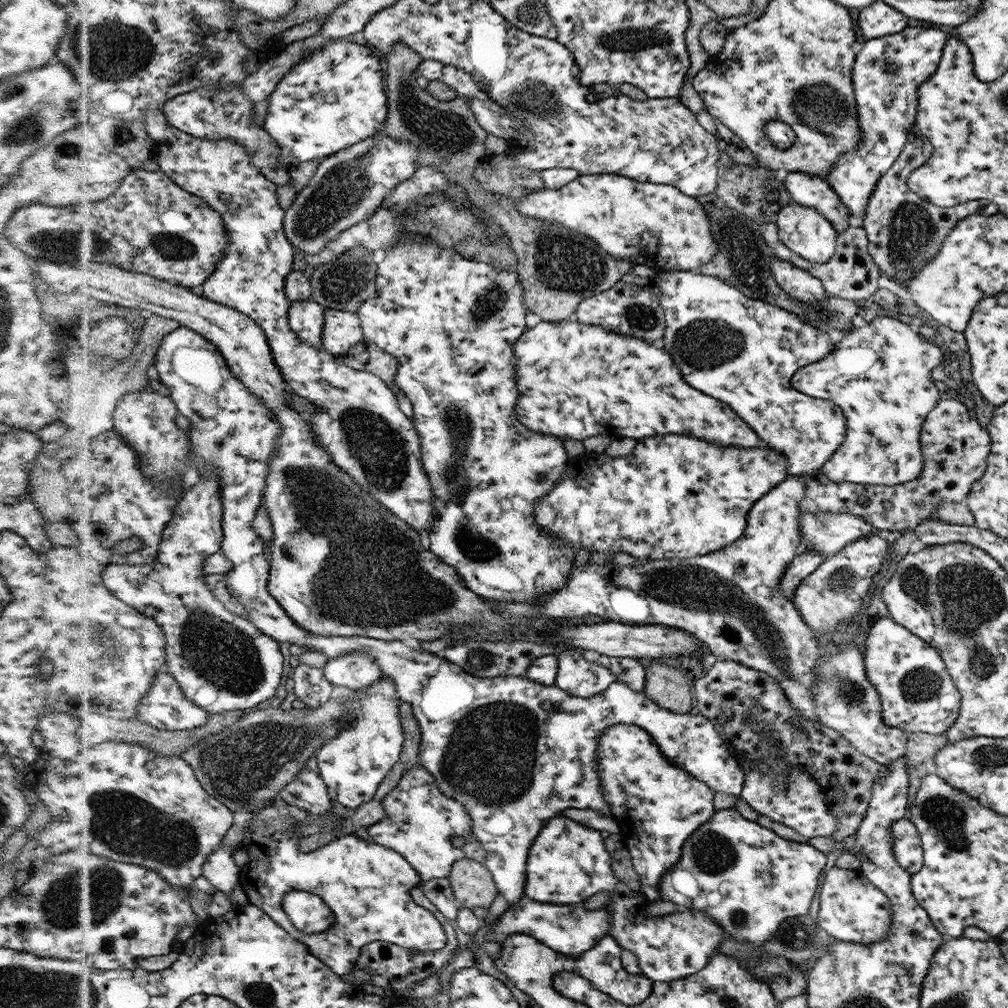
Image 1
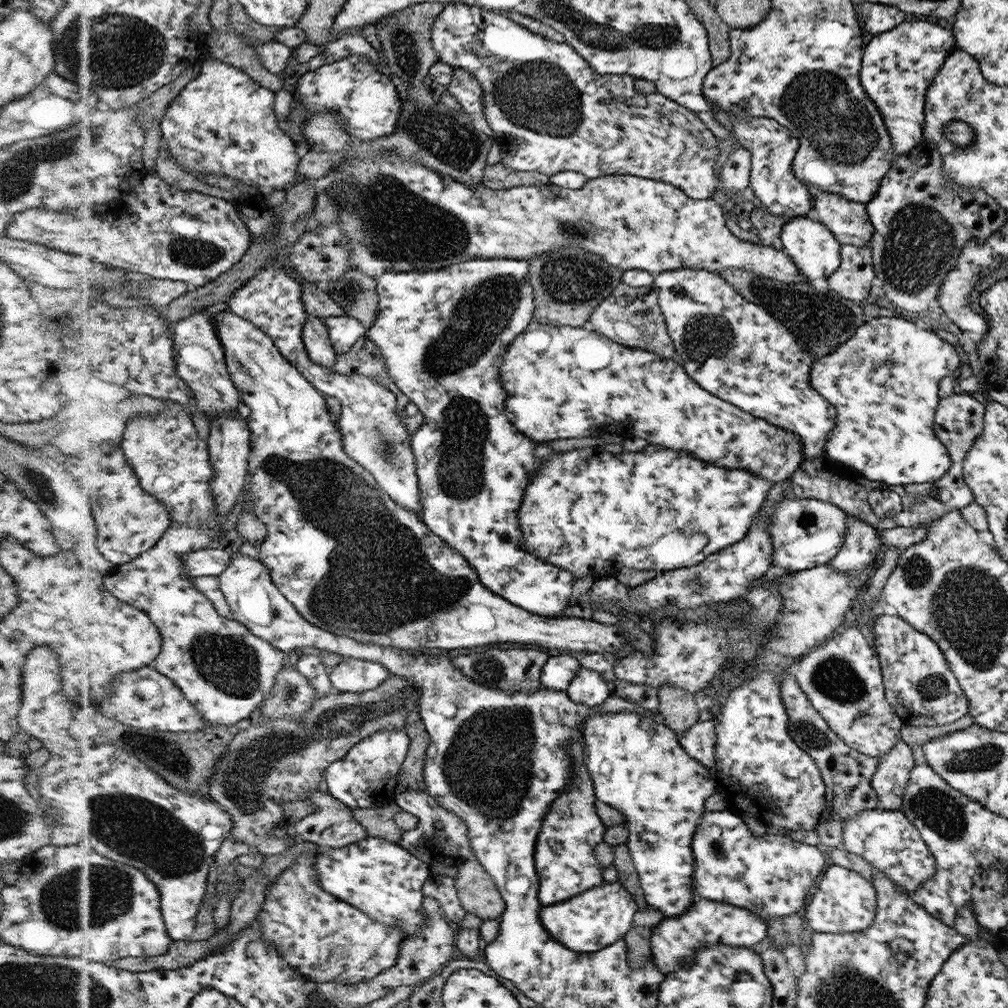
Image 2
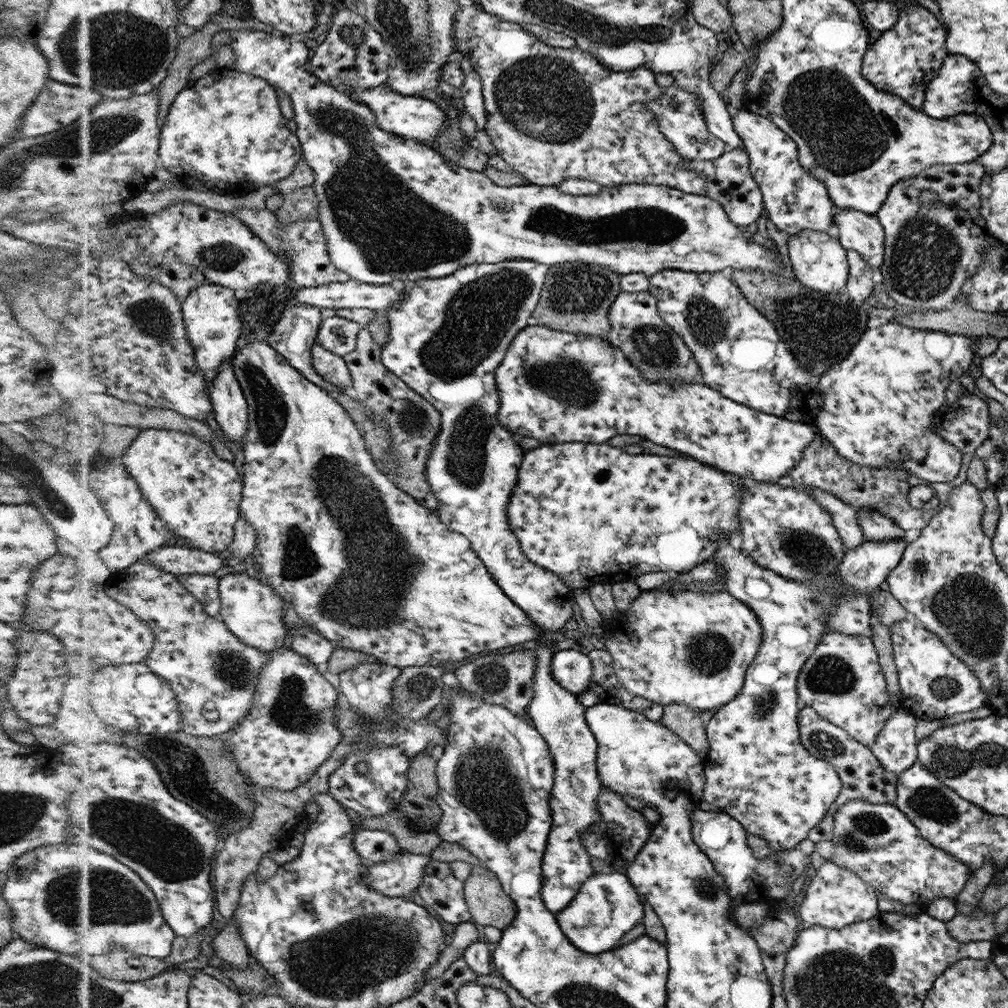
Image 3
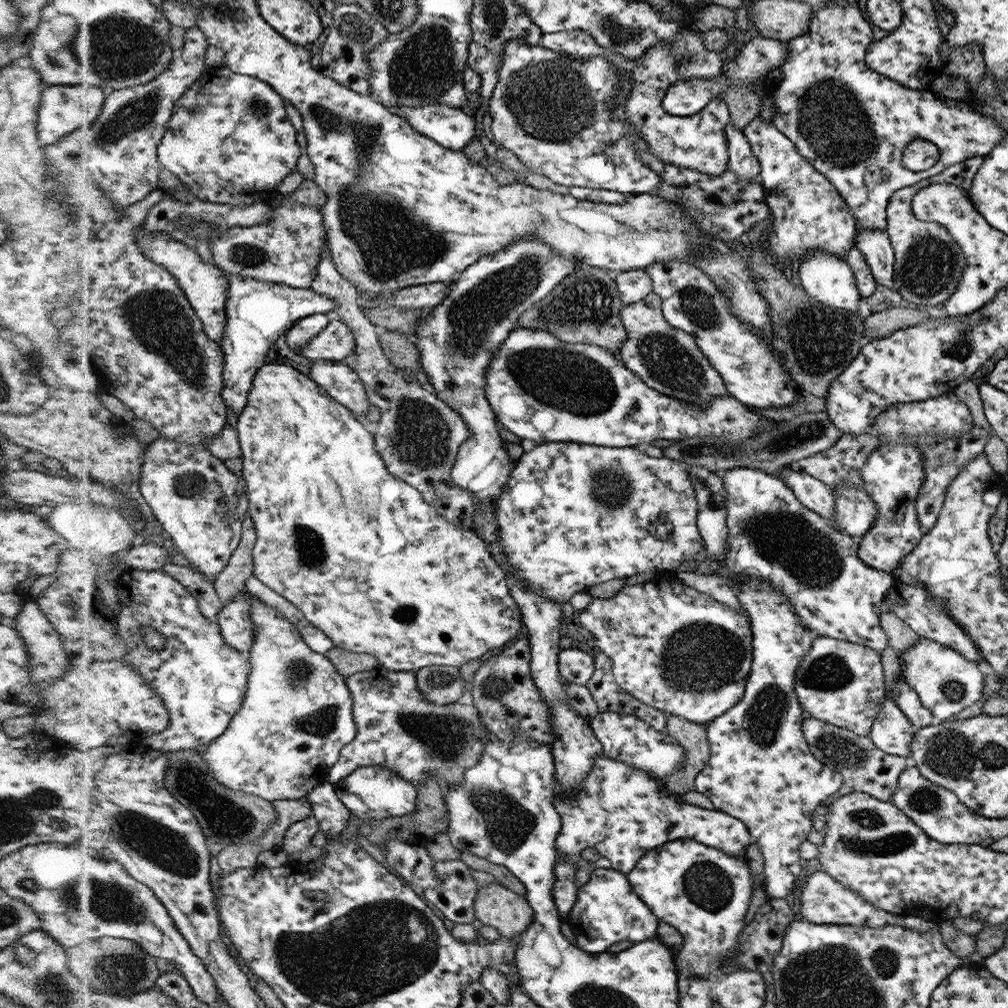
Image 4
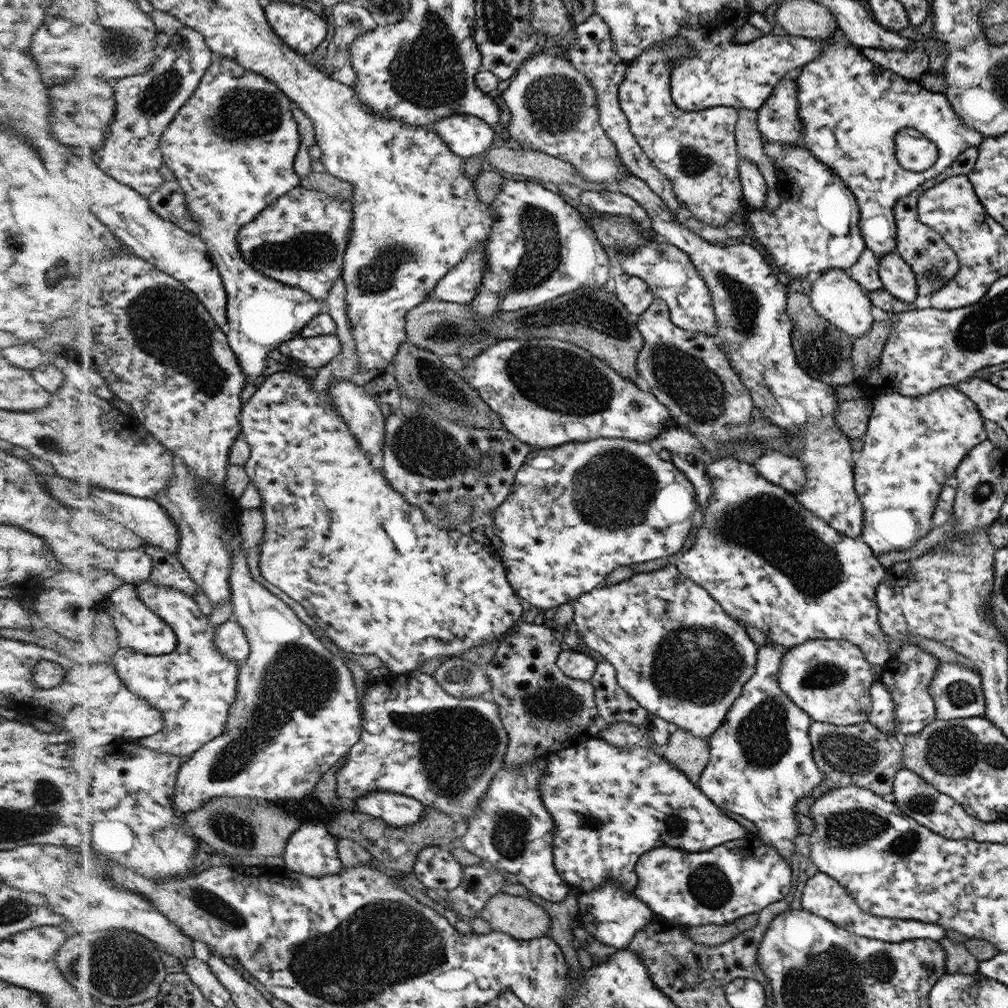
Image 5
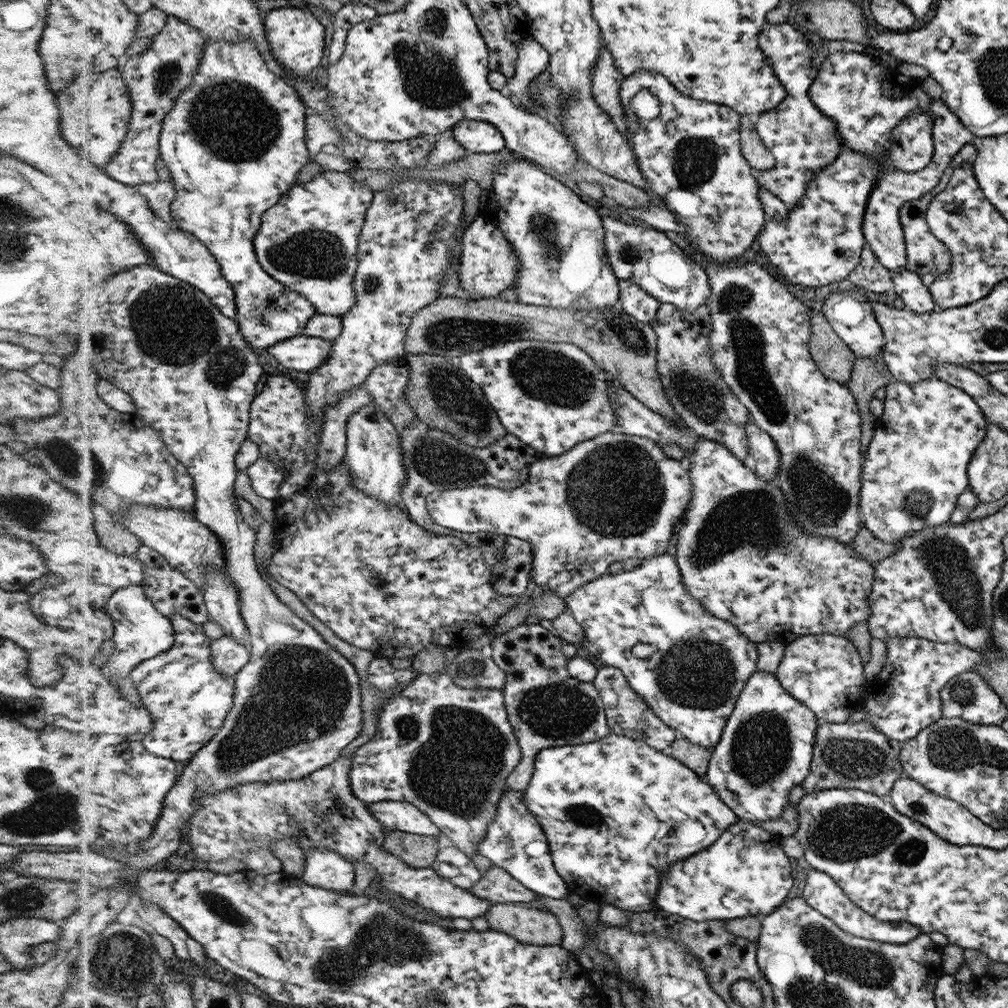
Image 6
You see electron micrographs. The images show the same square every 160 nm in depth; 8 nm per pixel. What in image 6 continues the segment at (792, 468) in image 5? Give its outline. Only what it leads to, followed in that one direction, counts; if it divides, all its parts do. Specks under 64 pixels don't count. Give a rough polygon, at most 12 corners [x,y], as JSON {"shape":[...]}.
{"shape":[[749,420],[754,473],[772,481],[780,471],[781,456],[767,431]]}

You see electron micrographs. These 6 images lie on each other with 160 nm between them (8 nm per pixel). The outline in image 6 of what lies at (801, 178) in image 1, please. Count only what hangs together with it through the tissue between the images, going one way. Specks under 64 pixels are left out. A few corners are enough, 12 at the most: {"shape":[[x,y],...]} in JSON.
{"shape":[[907,267],[891,273],[894,295],[908,311],[929,313],[935,302],[919,274]]}

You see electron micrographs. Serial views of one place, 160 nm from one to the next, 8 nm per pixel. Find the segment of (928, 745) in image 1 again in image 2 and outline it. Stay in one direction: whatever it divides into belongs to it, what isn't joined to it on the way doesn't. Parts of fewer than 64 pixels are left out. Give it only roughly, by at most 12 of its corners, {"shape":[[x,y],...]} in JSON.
{"shape":[[972,716],[942,726],[904,724],[902,741],[910,747],[964,730],[973,723]]}

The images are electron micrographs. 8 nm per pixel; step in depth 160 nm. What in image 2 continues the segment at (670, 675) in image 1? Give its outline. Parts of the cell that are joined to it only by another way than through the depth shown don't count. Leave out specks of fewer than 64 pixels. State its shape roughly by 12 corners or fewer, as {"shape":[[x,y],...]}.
{"shape":[[662,685],[662,723],[684,734],[698,722],[694,696]]}

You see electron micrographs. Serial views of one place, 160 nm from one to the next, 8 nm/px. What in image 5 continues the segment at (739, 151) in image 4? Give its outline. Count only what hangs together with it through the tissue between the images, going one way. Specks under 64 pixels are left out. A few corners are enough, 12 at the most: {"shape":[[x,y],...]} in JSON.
{"shape":[[740,156],[739,179],[745,200],[765,206],[768,185],[763,174]]}

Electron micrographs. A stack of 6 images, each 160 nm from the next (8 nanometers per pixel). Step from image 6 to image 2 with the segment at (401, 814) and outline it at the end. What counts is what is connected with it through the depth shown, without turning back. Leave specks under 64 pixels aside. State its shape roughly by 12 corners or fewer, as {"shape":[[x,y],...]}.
{"shape":[[382,730],[326,772],[348,809],[394,803],[411,740]]}

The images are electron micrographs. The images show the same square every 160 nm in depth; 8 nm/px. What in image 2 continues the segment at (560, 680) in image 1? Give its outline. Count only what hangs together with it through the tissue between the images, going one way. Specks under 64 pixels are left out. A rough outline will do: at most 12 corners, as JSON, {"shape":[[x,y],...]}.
{"shape":[[580,667],[568,685],[572,702],[594,708],[611,692],[598,672]]}

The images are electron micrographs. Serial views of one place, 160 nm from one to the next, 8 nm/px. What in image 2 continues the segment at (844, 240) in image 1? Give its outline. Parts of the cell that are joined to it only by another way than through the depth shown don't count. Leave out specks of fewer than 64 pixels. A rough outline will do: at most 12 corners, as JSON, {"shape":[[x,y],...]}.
{"shape":[[845,244],[828,288],[866,302],[876,282],[871,248]]}

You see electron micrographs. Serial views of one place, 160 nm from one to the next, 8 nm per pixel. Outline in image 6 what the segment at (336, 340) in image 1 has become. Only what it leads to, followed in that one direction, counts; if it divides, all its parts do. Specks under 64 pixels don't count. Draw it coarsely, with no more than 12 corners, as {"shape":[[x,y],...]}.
{"shape":[[304,334],[268,351],[286,368],[310,373],[333,341]]}

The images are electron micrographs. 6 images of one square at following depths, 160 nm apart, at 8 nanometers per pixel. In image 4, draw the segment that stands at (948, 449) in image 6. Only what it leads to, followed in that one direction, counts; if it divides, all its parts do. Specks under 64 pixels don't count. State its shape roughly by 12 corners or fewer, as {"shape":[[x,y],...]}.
{"shape":[[954,392],[876,415],[862,488],[879,508],[858,555],[892,574],[923,537],[920,435],[967,433]]}

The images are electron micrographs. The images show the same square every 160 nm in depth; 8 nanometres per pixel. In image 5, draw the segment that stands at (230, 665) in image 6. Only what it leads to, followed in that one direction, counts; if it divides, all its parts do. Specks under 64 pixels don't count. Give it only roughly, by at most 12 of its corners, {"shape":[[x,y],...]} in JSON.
{"shape":[[237,618],[219,628],[217,643],[242,667],[251,657],[251,640]]}

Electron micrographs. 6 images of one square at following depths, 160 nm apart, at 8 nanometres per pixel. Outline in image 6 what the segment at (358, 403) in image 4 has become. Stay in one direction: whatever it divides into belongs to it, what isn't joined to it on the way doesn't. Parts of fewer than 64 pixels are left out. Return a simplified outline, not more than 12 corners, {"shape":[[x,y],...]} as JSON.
{"shape":[[370,402],[348,417],[353,485],[407,513],[399,431]]}

